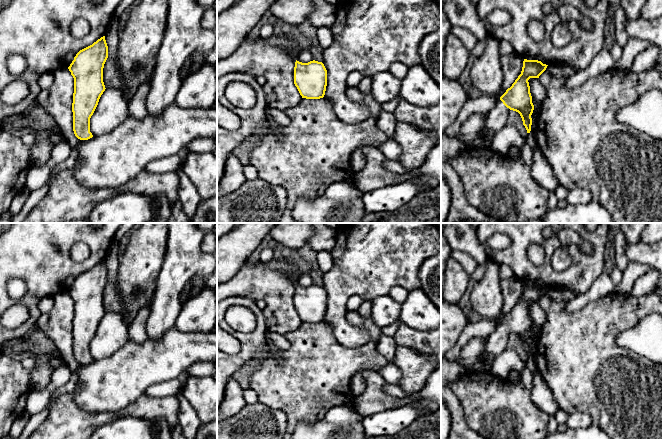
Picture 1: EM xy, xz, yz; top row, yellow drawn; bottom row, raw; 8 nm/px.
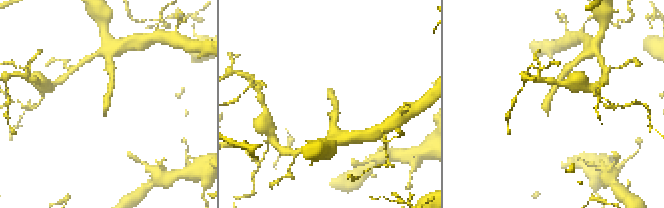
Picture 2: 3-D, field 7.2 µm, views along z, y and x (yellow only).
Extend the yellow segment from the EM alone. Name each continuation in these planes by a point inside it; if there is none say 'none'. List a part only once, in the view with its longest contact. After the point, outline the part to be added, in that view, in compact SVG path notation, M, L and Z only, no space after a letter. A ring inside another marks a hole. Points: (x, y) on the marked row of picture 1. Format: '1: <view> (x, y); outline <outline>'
1: yz (496, 119); outline M499 99L496 106L486 114L486 121L479 137L473 142L471 147L484 149L491 148L485 136L489 131L500 132L506 125L510 109Z

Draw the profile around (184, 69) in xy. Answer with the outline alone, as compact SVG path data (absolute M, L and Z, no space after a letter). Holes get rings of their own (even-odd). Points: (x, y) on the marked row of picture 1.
M189 57L180 69L180 78L183 80L190 68L190 66L195 62L198 57Z

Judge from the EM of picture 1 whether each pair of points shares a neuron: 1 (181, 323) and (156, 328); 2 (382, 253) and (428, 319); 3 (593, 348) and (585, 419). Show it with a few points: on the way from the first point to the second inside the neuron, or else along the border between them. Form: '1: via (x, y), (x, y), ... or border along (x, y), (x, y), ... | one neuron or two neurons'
1: border along (182, 304), (173, 326) | two neurons
2: border along (419, 288), (408, 292) | two neurons
3: border along (569, 413), (585, 412), (592, 422) | two neurons

